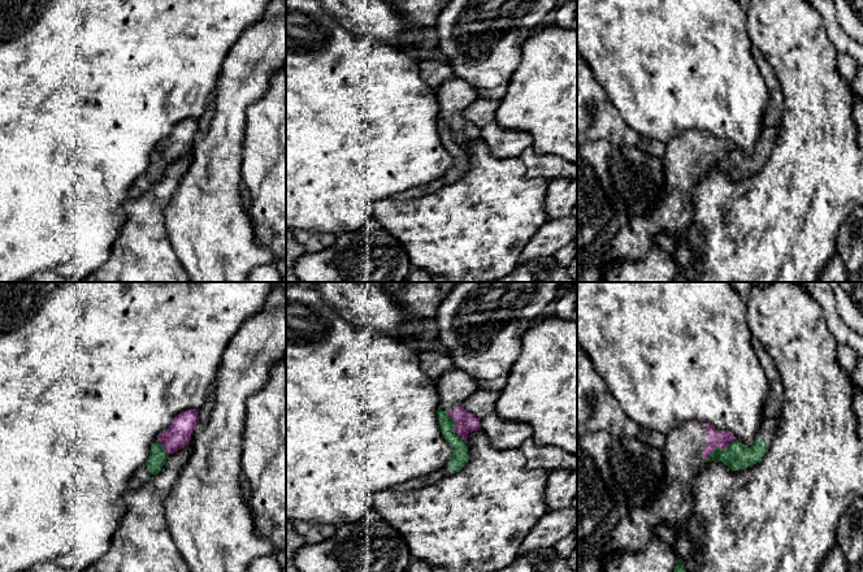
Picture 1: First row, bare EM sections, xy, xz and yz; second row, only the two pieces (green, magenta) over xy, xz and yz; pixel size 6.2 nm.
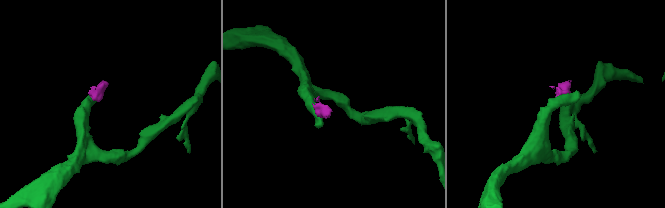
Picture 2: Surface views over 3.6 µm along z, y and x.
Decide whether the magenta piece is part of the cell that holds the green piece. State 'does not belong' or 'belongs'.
does not belong

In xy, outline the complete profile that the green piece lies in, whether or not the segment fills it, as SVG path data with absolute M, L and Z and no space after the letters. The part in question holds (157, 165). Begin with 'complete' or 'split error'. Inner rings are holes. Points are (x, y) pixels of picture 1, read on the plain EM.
complete; M156 150L149 159L149 165L146 170L147 178L152 182L156 183L161 179L162 174L165 173L169 162L164 159L161 152Z

